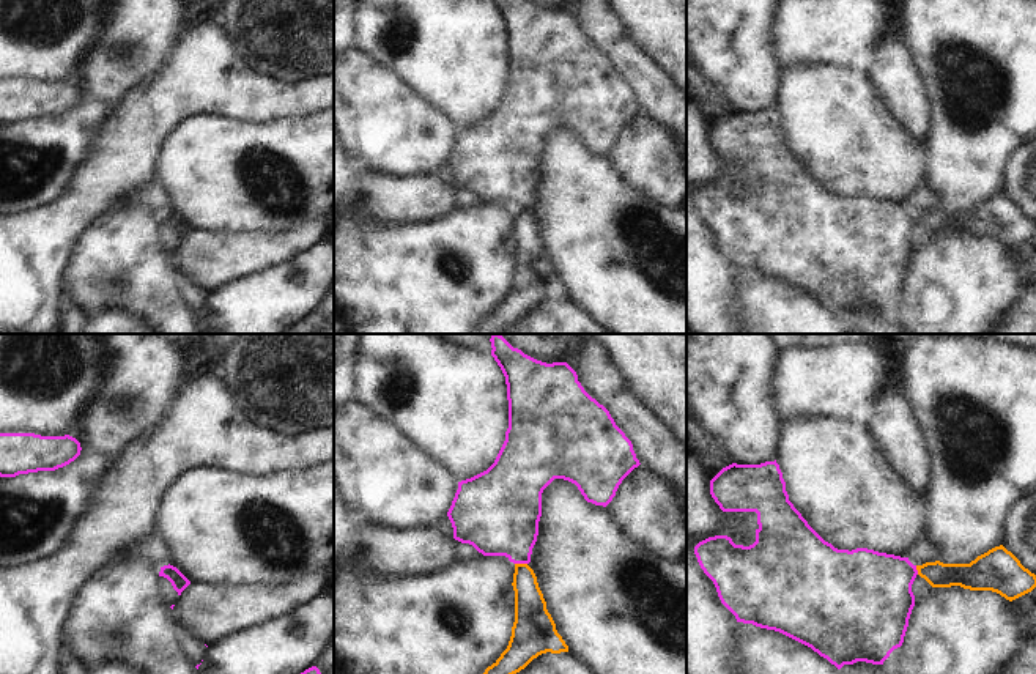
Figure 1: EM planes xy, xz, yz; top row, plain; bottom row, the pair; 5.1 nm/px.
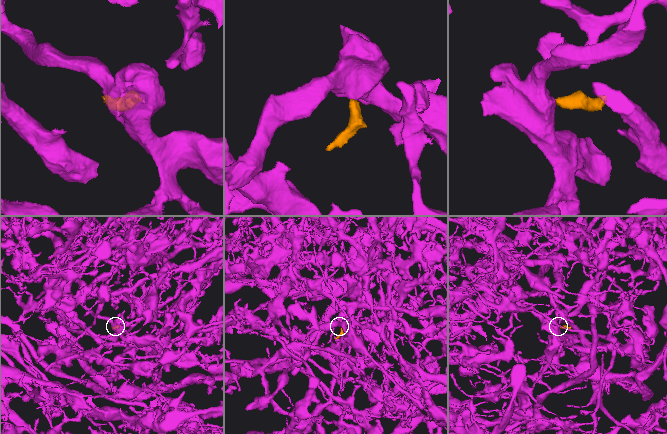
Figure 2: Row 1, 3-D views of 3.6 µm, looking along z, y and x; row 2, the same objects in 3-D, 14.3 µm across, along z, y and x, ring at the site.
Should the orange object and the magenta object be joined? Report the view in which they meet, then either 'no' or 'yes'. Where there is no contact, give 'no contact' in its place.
meets orange in xz; no

